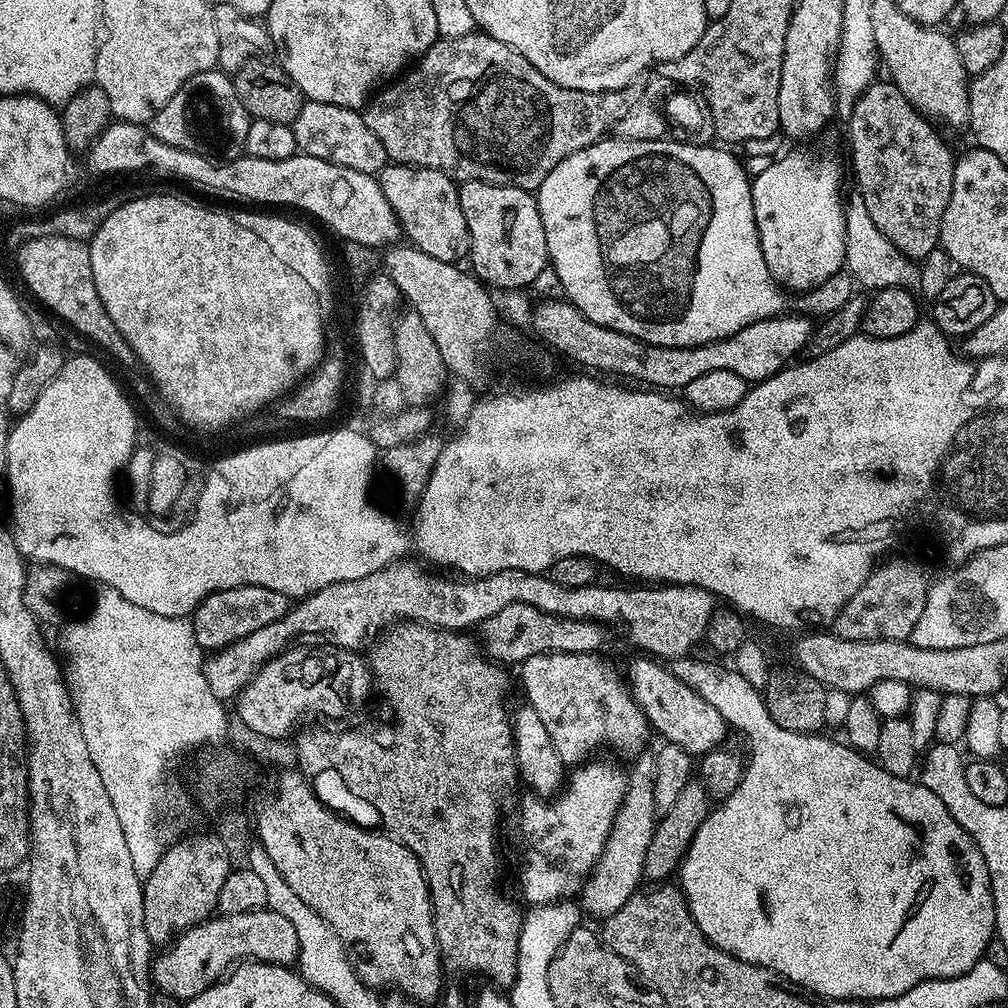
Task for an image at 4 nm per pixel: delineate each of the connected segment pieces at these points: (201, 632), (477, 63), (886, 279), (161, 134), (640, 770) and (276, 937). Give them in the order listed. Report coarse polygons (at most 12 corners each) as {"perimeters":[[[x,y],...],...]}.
{"perimeters":[[[254,584],[209,594],[190,621],[203,650],[242,642],[287,614]],[[480,30],[362,115],[393,164],[535,190],[646,84],[563,88]],[[845,199],[845,265],[869,291],[915,289],[919,265]],[[223,70],[199,72],[150,132],[213,160],[244,152],[249,114]],[[639,753],[581,909],[603,918],[643,879],[656,825],[654,764]],[[213,914],[151,961],[164,996],[192,1000],[249,959],[291,965],[289,918]]]}

